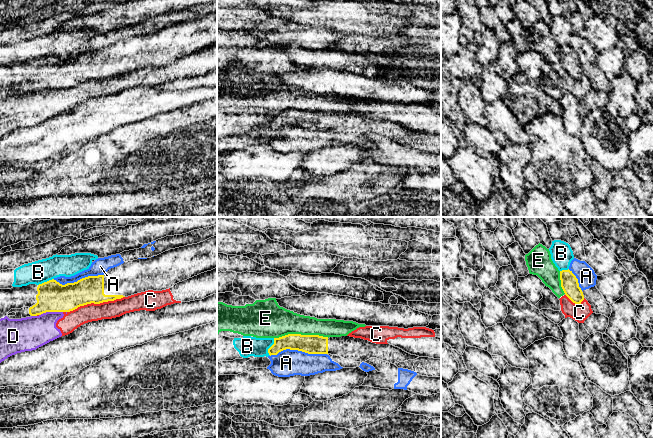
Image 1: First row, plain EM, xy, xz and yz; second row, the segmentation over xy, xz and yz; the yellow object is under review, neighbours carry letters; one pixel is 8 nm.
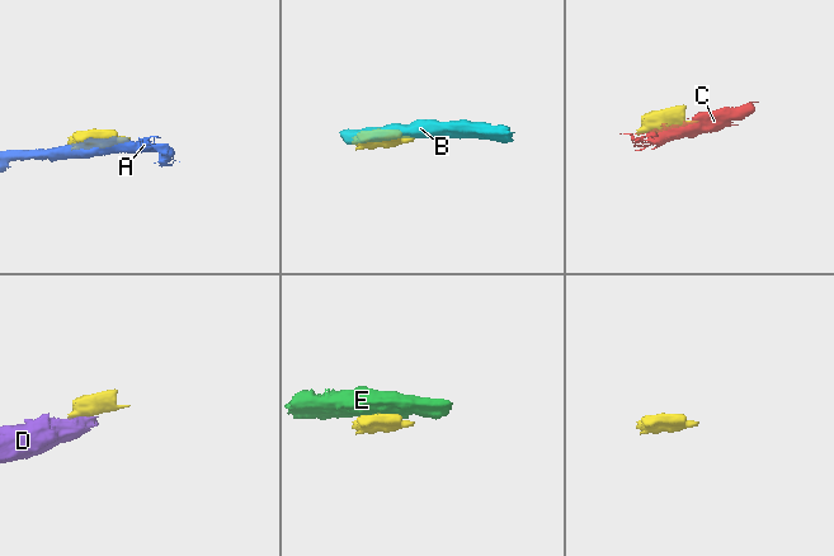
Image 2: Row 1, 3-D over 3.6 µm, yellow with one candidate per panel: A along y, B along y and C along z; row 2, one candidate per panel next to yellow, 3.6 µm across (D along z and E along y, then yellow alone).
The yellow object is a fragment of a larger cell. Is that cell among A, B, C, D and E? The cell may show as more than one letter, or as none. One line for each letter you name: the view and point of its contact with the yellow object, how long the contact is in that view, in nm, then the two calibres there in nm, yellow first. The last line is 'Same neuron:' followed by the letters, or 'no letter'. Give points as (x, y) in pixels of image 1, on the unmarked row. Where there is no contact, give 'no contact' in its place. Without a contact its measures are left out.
Same neuron: no letter

